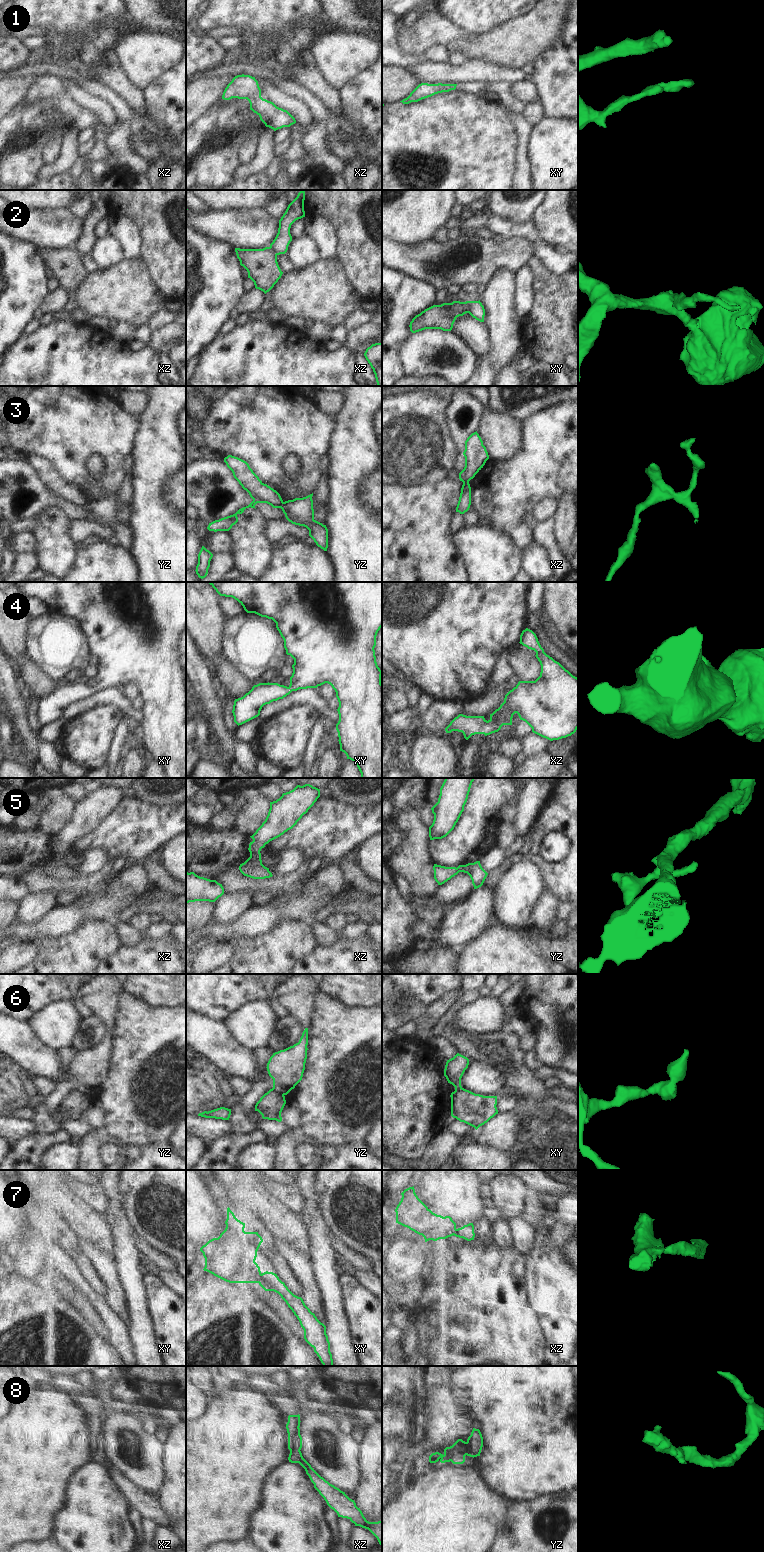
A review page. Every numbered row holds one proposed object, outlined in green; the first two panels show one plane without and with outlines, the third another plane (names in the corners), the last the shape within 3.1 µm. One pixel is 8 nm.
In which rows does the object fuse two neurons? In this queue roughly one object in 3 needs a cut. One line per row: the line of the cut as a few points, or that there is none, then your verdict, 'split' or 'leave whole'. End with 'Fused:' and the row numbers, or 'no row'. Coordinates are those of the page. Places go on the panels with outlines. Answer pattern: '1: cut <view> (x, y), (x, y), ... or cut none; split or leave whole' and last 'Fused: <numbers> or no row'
1: cut none; leave whole
2: cut xy (467, 301), (468, 312); split
3: cut yz (283, 502), (279, 507); split
4: cut none; leave whole
5: cut none; leave whole
6: cut yz (272, 1088), (283, 1095); split
7: cut xy (261, 1274), (257, 1282); split
8: cut none; leave whole
Fused: 2, 3, 6, 7

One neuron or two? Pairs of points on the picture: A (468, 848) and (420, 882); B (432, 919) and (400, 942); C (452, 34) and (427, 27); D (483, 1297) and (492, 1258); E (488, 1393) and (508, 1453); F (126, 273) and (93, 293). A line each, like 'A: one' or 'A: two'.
A: two
B: one
C: one
D: one
E: one
F: one

